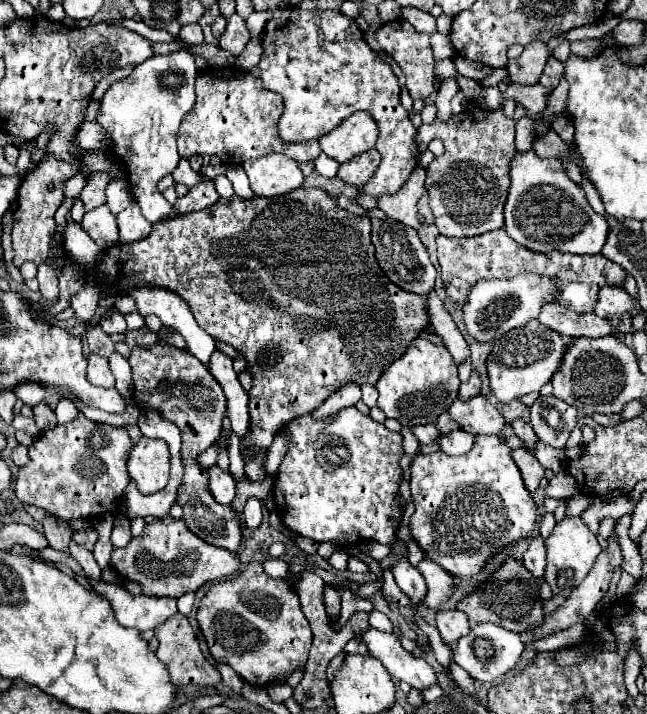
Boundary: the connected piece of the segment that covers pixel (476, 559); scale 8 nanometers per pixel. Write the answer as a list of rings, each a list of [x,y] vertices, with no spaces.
[[[478,435],[472,451],[464,455],[418,455],[410,471],[410,489],[416,505],[410,519],[412,537],[426,557],[440,563],[450,575],[470,577],[504,545],[528,539],[534,533],[534,499],[524,489],[510,447],[500,437]]]

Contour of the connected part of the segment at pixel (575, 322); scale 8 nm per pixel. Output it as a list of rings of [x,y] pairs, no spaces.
[[[558,303],[546,305],[538,317],[538,321],[546,327],[552,327],[564,337],[604,337],[614,335],[614,327],[608,319],[602,319],[594,313],[580,315],[576,311],[568,311],[566,307],[560,307]]]

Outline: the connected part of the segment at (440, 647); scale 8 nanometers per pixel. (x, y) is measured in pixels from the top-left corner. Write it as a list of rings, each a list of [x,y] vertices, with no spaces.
[[[414,615],[414,623],[428,635],[428,639],[430,639],[430,647],[432,647],[432,651],[434,651],[434,657],[436,657],[436,661],[444,667],[444,671],[446,673],[450,673],[450,663],[452,663],[452,649],[442,641],[442,637],[440,637],[440,633],[436,631],[436,627],[430,627],[420,615]]]

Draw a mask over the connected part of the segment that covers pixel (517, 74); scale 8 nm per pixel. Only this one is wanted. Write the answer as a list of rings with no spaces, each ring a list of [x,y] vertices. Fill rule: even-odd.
[[[542,41],[530,43],[518,59],[508,59],[508,63],[506,63],[508,81],[499,83],[498,88],[505,91],[512,83],[518,83],[518,85],[538,83],[548,57],[550,57],[550,51],[548,51],[546,43],[542,43]]]

